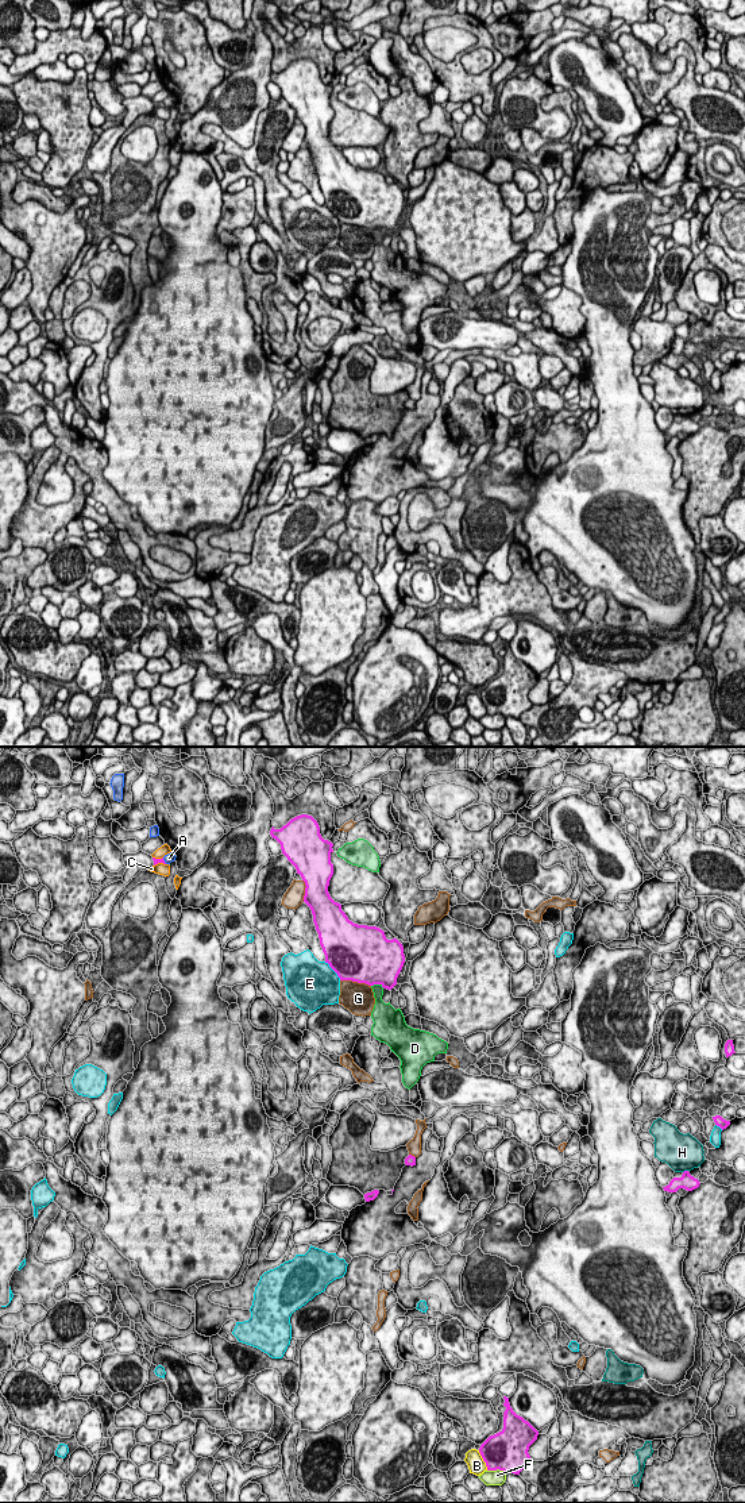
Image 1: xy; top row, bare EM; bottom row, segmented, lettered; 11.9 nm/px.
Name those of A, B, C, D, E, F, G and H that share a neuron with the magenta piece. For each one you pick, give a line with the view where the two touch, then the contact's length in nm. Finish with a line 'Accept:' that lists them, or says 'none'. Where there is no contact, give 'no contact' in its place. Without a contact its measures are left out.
Accept: none

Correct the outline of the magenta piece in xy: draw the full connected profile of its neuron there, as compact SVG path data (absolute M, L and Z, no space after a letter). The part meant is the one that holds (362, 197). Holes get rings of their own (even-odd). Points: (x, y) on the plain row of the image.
M301 58L292 62L281 73L273 70L270 78L281 88L282 97L305 126L304 146L312 154L325 207L340 224L368 230L381 228L383 232L391 234L397 228L397 221L405 207L404 190L397 182L387 184L385 176L377 170L354 167L341 154L341 149L331 142L328 130L333 119L333 108L331 107L333 88L321 81L317 65L312 59Z

